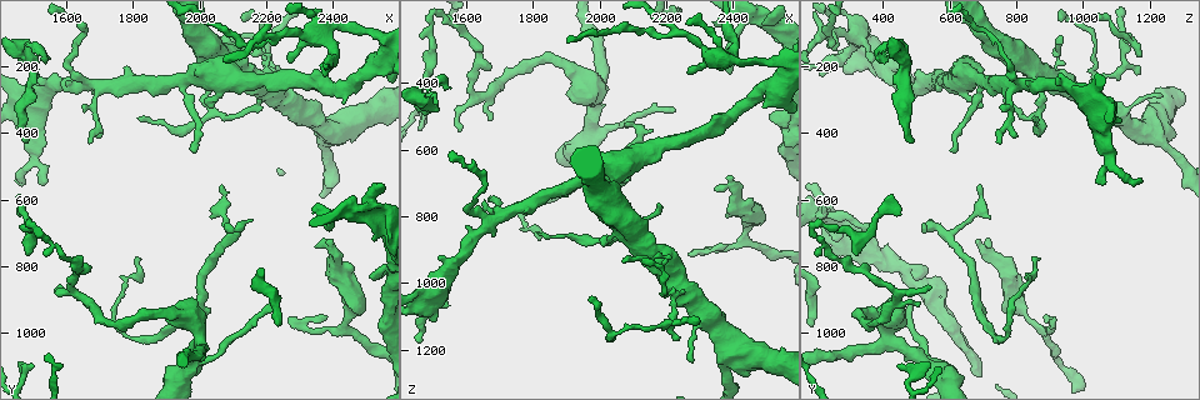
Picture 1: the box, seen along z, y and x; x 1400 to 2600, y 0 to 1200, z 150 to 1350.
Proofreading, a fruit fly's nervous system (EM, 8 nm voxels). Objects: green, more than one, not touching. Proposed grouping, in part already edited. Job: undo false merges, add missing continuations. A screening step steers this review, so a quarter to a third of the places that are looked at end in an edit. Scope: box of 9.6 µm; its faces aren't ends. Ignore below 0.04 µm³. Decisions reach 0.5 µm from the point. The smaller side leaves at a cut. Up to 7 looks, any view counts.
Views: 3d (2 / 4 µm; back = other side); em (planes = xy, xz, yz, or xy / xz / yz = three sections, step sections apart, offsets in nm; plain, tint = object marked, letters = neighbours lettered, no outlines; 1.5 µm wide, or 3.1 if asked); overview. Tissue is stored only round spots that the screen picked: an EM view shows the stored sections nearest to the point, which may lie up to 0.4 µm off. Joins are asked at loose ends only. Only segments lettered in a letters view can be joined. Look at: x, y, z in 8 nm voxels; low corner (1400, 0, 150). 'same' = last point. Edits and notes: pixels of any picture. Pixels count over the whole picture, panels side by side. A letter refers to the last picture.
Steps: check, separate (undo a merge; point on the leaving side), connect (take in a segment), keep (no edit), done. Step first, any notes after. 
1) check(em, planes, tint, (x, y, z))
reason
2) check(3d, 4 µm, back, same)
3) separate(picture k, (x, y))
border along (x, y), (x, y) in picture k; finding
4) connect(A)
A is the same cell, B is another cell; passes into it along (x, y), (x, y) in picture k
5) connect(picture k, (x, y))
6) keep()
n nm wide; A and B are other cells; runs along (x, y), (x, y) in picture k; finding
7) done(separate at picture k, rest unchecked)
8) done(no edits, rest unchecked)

check(3d, 2 µm, (2220, 210, 1120))
abrupt turn

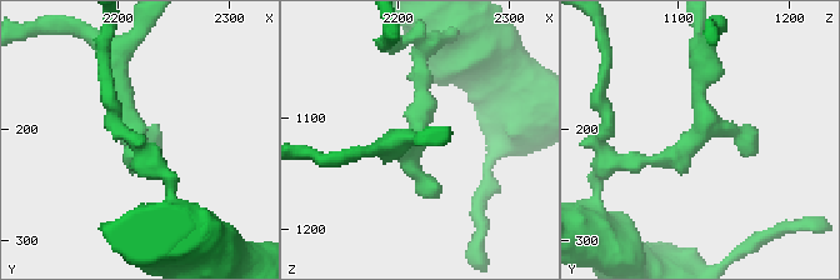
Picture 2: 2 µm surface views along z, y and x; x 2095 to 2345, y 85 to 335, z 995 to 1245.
check(em, planes, letters, (2220, 212, 1114))

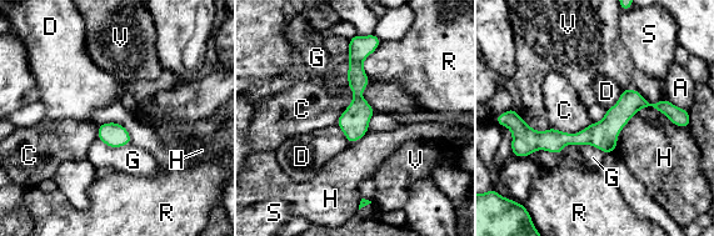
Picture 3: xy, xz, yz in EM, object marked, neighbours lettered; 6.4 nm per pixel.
keep()
A, C, D, G, H, R, S and V are other cells; one neuron here

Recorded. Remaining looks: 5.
check(3d, 2 µm, (2400, 680, 360))
tapers out

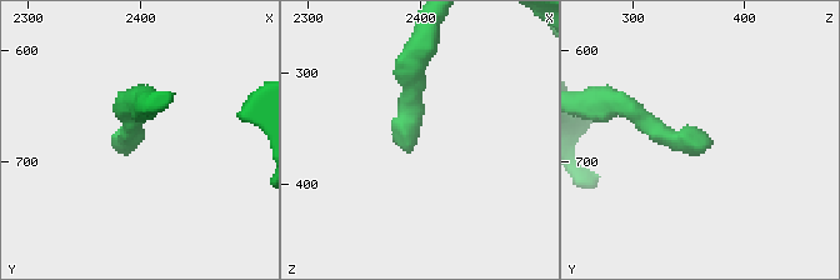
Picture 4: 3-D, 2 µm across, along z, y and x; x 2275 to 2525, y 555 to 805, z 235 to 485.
check(em, planes, plain, (2392, 678, 368))
need the tissue

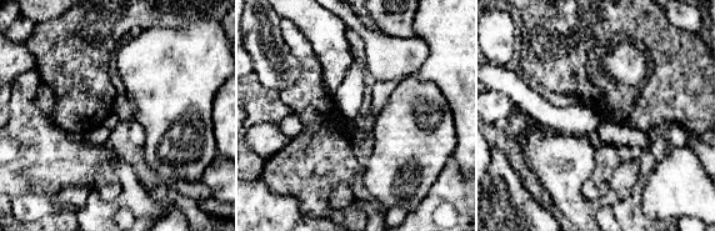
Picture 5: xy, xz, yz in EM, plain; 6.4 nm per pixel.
check(em, planes, letters, same)

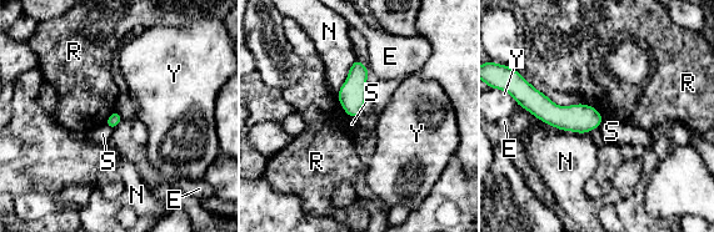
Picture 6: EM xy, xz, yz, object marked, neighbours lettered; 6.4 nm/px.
keep()
E, N, R, S and Y are other cells; runs along (525, 101), (560, 117), (599, 119) in picture 6; none of them fits

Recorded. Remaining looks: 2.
check(em, yz, step 4, tint, (1820, 780, 860))
tapers out

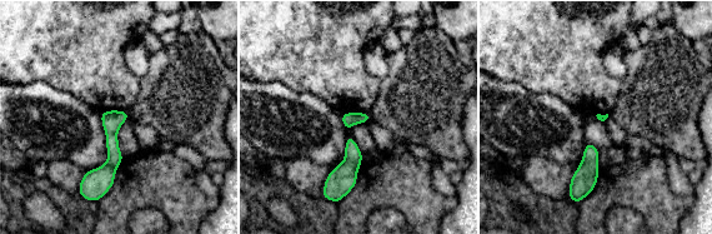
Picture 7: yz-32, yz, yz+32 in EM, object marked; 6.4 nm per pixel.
check(em, planes, letters, same)
another direction

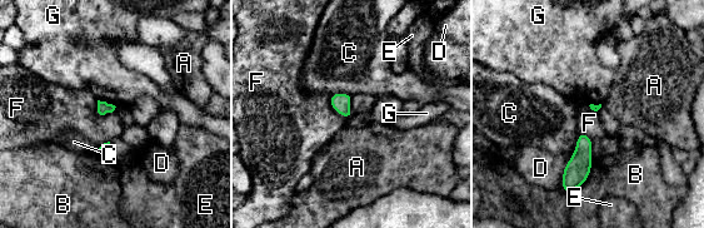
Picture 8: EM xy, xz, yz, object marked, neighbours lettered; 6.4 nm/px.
keep()
B touches over 280 nm; A, B, C, D, E, F and G are other cells; border along (96, 100), (100, 114), (116, 107) in picture 8; no lettered segment goes on from it

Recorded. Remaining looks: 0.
done(no edits, rest unchecked)

